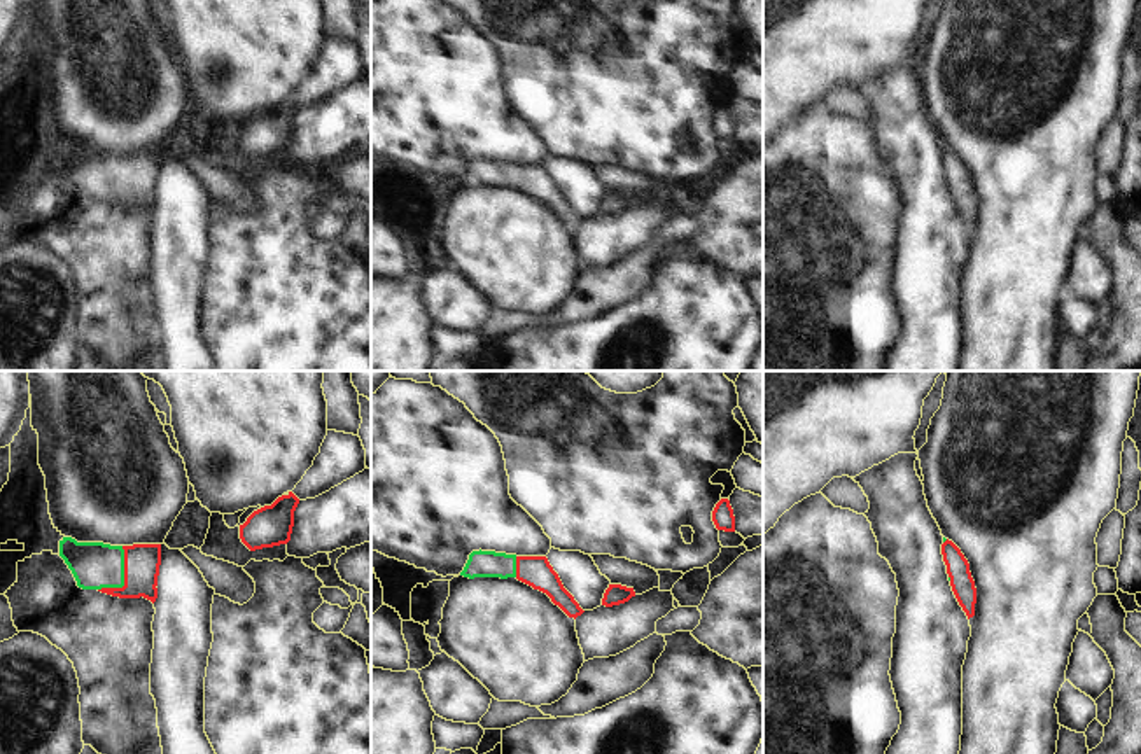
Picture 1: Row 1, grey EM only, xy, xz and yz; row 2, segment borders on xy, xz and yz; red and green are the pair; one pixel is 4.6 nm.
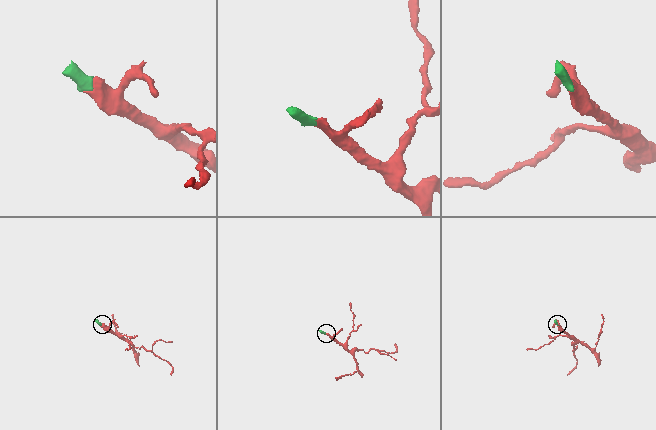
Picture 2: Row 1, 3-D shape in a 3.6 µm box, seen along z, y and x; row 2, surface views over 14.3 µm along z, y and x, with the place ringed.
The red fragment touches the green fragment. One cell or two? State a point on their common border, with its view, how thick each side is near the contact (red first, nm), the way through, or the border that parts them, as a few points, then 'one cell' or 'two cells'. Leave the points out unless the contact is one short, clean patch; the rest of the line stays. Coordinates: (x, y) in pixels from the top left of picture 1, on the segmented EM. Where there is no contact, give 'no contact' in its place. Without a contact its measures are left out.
xy (125, 578) | 160/220 nm | across xy (142, 562), (125, 578), (114, 569), (95, 565) | one cell

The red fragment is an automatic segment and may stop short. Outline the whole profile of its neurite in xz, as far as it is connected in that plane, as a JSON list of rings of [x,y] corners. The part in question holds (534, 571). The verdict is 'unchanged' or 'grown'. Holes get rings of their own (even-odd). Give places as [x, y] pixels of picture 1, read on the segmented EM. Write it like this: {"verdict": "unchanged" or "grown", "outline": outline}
{"verdict": "grown", "outline": [[[472,551],[460,576],[474,577],[516,577],[518,581],[546,593],[569,618],[578,618],[584,611],[564,588],[558,574],[546,556],[516,556],[495,551]]]}

